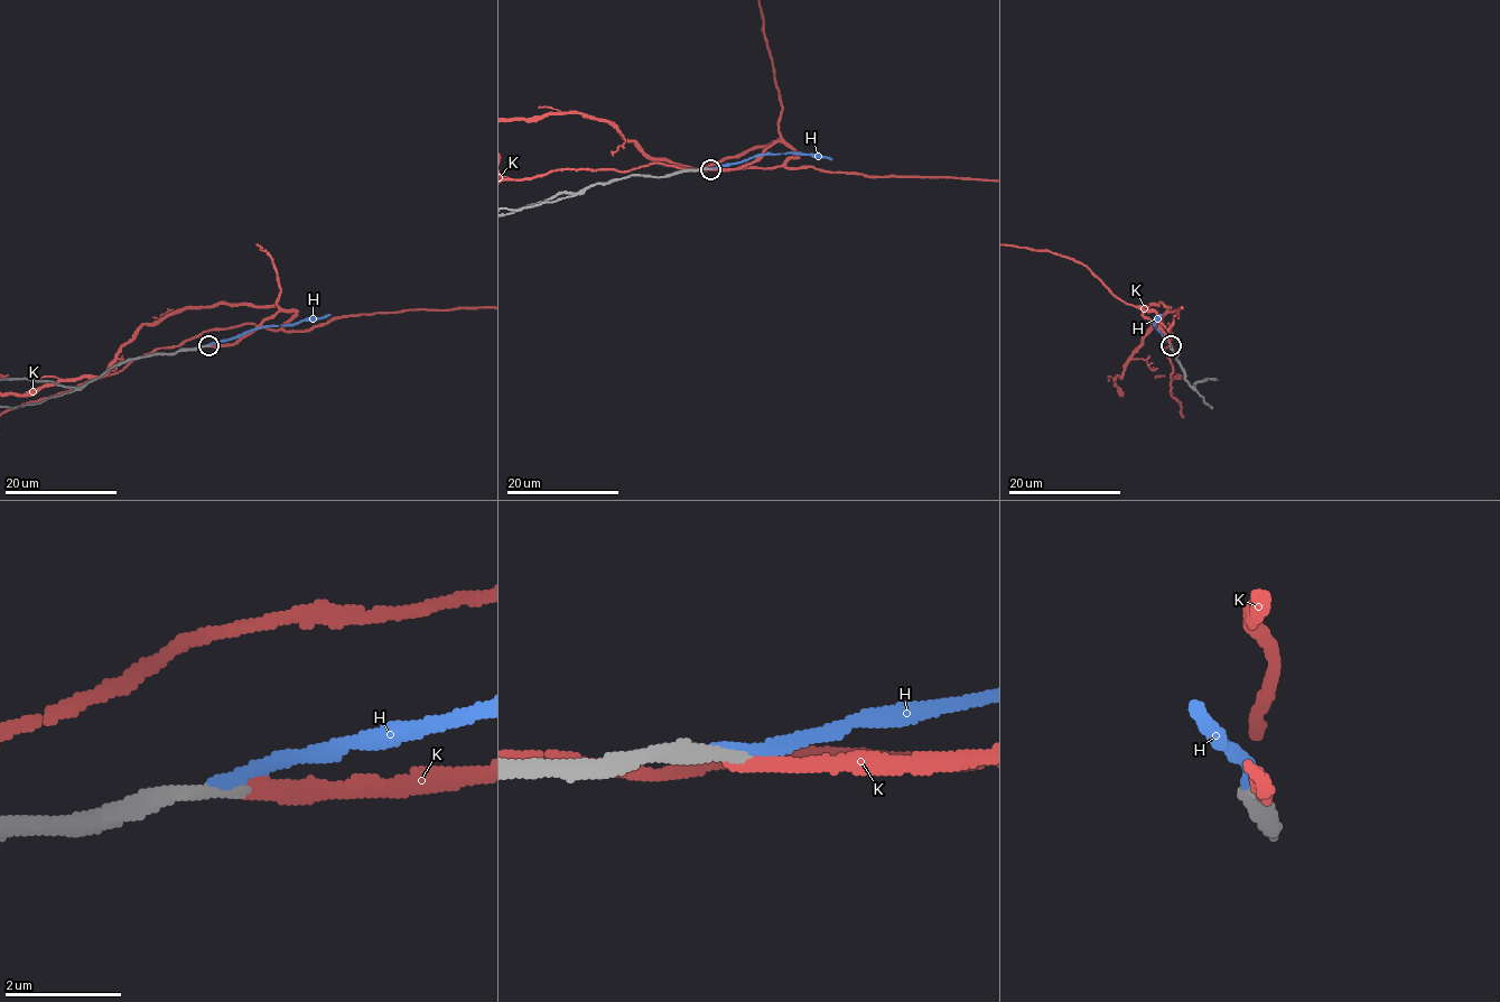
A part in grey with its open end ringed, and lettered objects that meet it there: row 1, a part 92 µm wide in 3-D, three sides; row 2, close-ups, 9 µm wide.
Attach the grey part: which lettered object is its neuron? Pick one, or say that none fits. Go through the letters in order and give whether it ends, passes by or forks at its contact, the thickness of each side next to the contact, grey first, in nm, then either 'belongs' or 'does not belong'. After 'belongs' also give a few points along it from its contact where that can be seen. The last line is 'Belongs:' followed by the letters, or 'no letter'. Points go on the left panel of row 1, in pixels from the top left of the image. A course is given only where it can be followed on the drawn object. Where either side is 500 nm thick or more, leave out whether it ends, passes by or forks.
H: it ends there; 320 nm thick on the grey side, 220 nm on the other; does not belong
K: it ends there; 280 nm thick on the grey side, 240 nm on the other; belongs
Belongs: K

